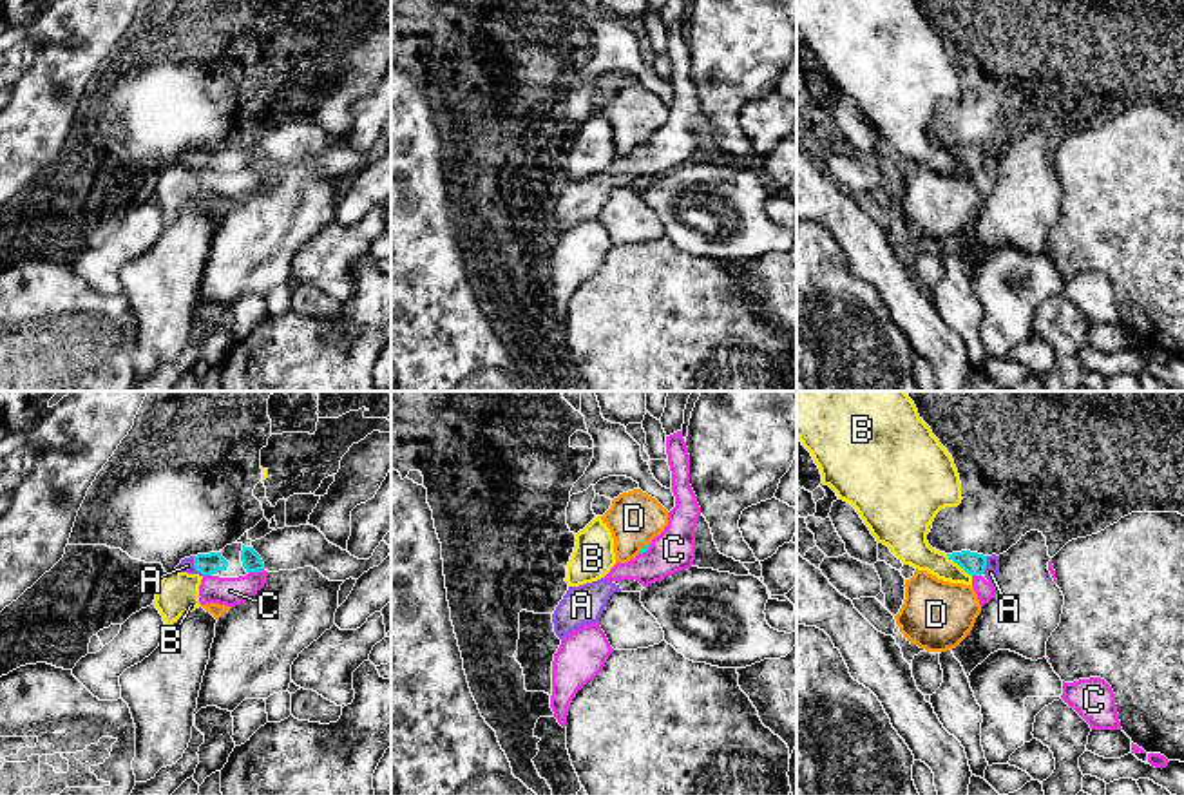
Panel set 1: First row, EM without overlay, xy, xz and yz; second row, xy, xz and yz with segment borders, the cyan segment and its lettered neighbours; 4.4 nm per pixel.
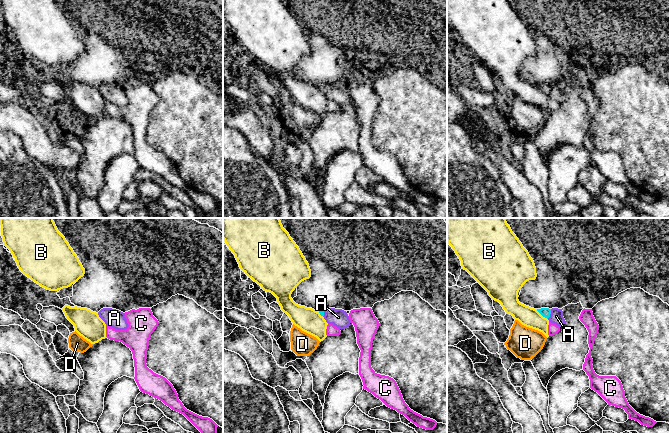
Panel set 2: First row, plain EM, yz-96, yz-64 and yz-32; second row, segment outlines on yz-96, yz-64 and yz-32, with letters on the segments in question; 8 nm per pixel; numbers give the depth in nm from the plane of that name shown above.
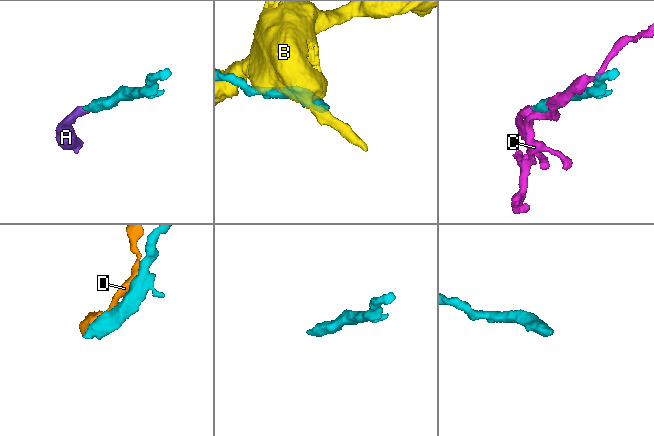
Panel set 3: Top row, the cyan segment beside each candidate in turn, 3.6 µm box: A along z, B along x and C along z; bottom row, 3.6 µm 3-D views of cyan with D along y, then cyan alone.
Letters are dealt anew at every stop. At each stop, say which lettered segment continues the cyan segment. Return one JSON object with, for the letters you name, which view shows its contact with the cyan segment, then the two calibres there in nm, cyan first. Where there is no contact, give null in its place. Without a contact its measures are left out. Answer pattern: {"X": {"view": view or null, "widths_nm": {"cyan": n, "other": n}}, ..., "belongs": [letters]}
{"A": {"view": "xy", "widths_nm": {"cyan": 100, "other": 60}}, "belongs": ["A"]}

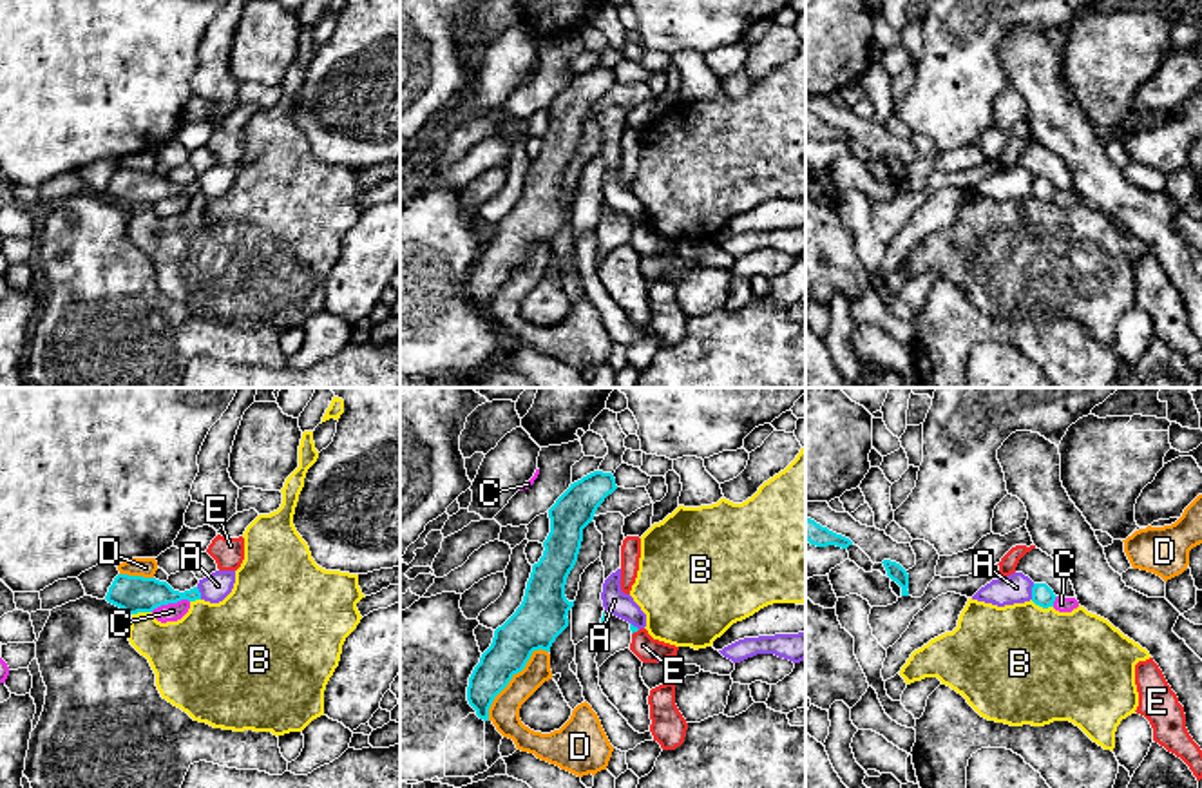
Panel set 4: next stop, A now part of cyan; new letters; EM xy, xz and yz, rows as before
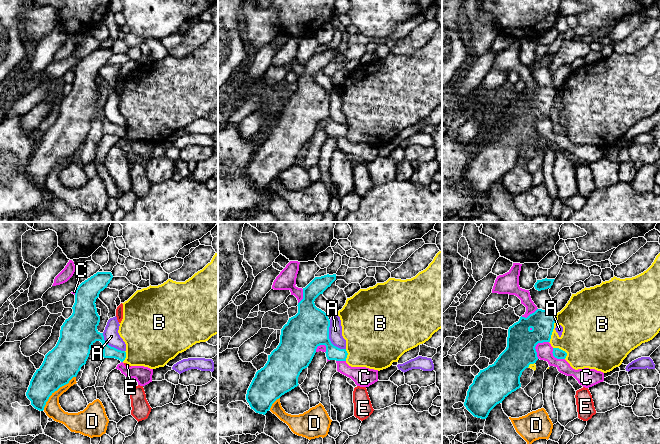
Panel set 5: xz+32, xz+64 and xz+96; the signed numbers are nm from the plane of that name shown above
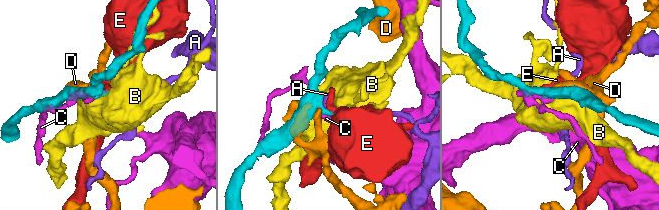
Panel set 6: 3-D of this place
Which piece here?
{"belongs": []}

